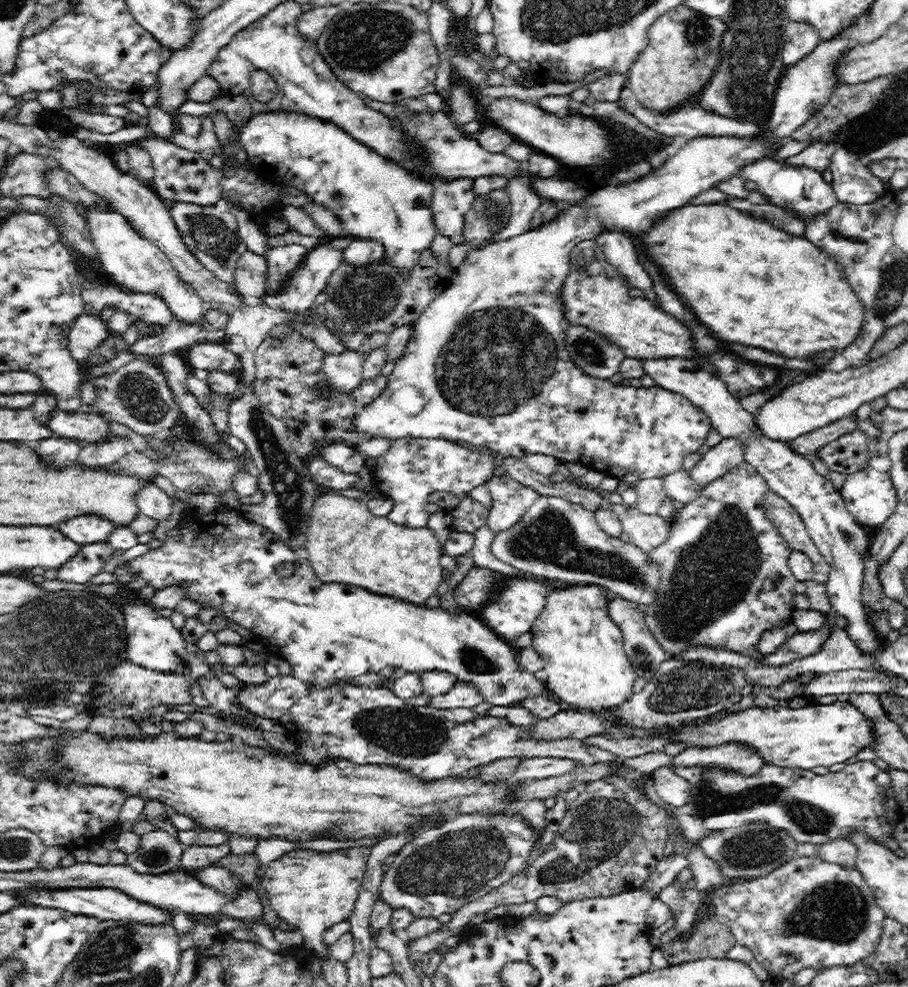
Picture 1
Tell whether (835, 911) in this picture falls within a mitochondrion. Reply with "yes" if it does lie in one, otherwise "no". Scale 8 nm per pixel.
yes

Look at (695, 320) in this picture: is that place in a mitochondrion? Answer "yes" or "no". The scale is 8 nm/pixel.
no

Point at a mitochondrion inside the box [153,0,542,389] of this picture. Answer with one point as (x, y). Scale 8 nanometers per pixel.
(362, 41)

